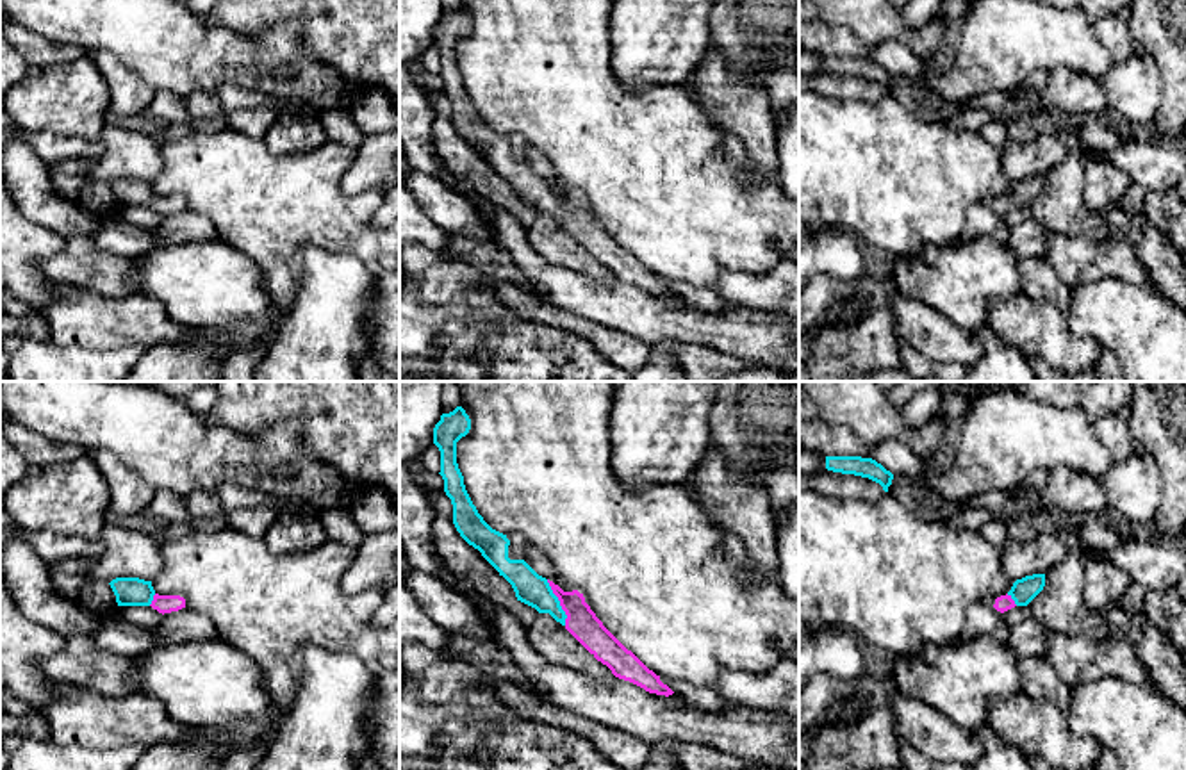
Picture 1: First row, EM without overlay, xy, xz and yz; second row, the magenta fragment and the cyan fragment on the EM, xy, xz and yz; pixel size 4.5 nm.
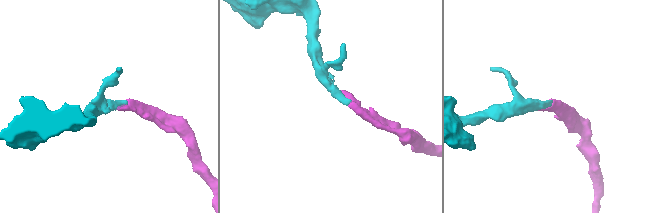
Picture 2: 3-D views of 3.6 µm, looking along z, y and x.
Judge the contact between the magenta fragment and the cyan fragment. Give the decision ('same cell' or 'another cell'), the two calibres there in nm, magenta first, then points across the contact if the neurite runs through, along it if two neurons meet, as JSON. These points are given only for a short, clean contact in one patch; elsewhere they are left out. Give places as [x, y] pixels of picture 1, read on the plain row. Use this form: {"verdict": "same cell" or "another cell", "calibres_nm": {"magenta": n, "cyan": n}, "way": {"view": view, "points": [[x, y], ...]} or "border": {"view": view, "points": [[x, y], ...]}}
{"verdict": "same cell", "calibres_nm": {"magenta": 140, "cyan": 140}, "way": {"view": "xz", "points": [[582, 223], [560, 204], [530, 189]]}}

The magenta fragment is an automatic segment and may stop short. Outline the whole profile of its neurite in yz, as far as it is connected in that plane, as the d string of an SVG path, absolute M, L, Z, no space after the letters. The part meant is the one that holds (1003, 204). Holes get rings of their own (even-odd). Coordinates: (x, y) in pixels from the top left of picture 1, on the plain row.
M1033 175L1017 180L1006 196L995 200L993 209L1001 214L1015 209L1027 207L1045 187L1045 175Z

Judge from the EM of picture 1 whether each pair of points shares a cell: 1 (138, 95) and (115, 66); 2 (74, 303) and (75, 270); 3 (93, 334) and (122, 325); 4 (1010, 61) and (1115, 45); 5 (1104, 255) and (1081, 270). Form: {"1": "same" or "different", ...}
{"1": "same", "2": "different", "3": "same", "4": "different", "5": "same"}

